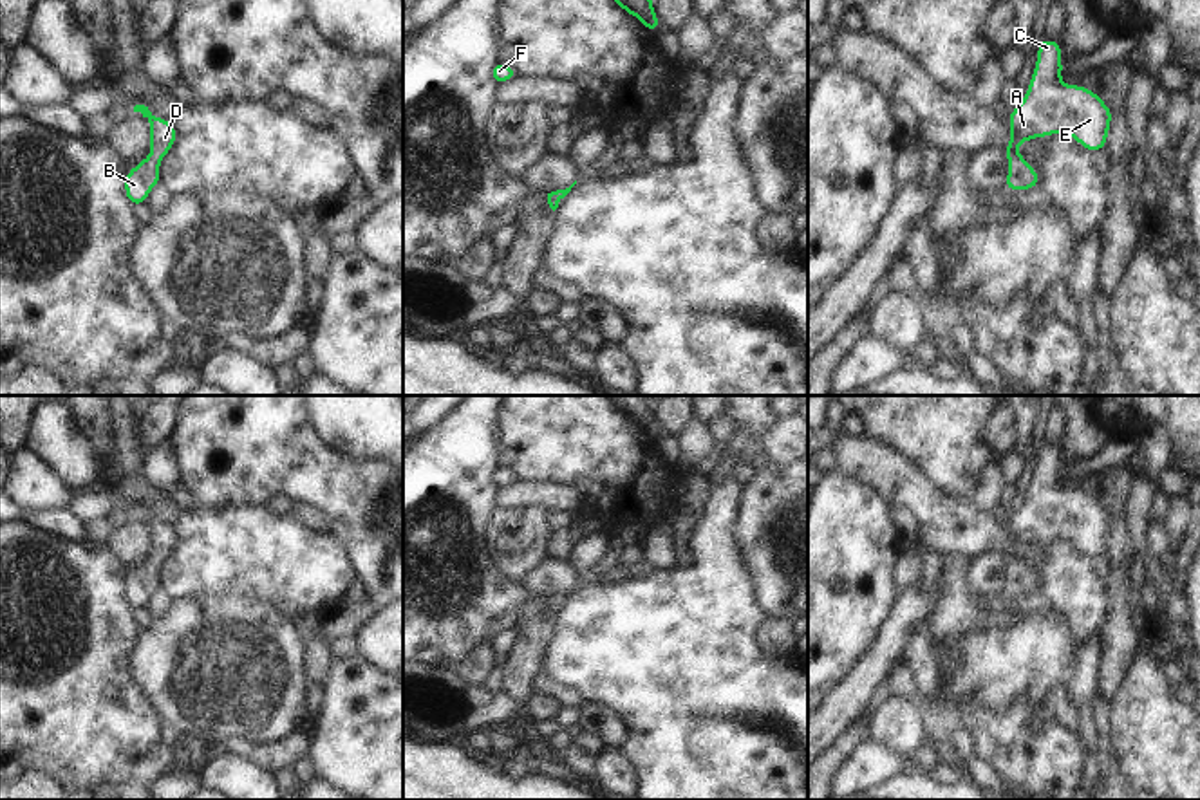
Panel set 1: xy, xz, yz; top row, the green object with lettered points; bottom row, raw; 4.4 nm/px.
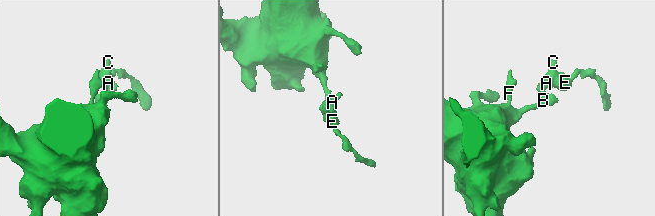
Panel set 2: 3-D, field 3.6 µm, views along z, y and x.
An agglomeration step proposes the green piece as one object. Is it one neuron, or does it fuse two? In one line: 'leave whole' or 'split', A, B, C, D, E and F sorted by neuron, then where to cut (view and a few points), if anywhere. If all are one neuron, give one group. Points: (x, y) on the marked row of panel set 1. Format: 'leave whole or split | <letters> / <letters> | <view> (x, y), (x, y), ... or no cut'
leave whole | A B C D E F | no cut

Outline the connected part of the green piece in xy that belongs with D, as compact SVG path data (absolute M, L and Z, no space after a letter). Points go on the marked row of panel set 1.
M136 105L134 112L141 112L150 125L150 155L125 173L125 195L137 206L146 204L152 188L161 182L159 163L172 150L177 132L173 123L154 116L145 105Z

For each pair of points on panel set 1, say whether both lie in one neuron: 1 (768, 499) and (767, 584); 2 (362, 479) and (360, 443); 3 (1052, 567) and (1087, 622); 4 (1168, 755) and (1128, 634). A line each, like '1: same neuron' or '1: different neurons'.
1: same neuron
2: different neurons
3: same neuron
4: different neurons

